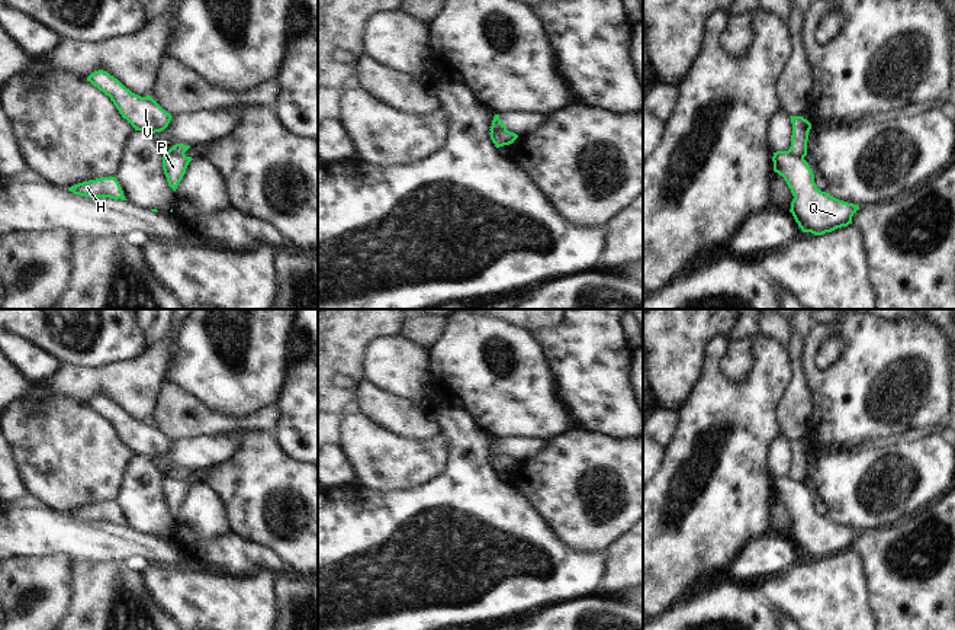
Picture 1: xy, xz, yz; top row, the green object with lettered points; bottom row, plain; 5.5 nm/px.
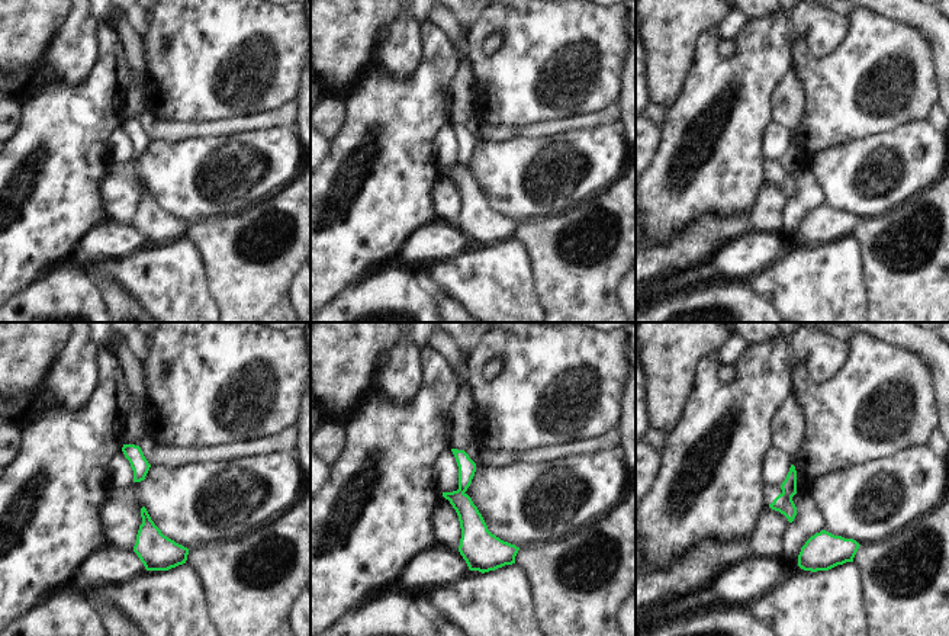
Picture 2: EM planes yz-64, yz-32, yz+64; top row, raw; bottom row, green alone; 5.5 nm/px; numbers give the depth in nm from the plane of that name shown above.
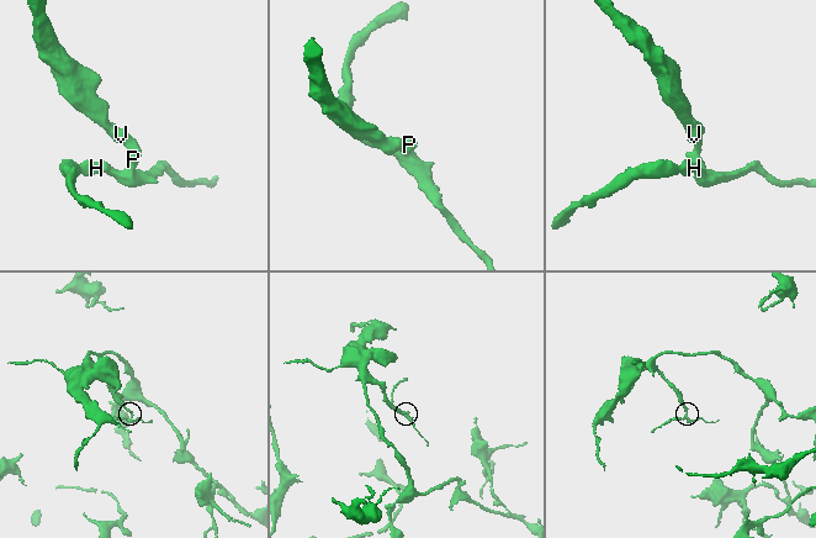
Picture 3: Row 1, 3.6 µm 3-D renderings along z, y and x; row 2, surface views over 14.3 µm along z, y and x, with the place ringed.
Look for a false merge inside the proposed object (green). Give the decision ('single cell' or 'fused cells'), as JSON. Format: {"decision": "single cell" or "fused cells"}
{"decision": "fused cells"}

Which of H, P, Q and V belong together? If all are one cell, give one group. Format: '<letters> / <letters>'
H P Q / V

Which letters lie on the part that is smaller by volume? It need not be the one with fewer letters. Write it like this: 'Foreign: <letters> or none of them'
Foreign: H, P, Q

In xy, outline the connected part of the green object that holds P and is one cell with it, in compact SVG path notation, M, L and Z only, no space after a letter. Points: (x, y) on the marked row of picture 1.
M165 151L163 155L163 170L167 177L168 186L176 192L179 183L181 181L192 157L173 154Z

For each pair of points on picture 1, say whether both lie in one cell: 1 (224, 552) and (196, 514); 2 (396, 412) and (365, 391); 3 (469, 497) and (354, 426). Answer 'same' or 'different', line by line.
1: different
2: same
3: different

